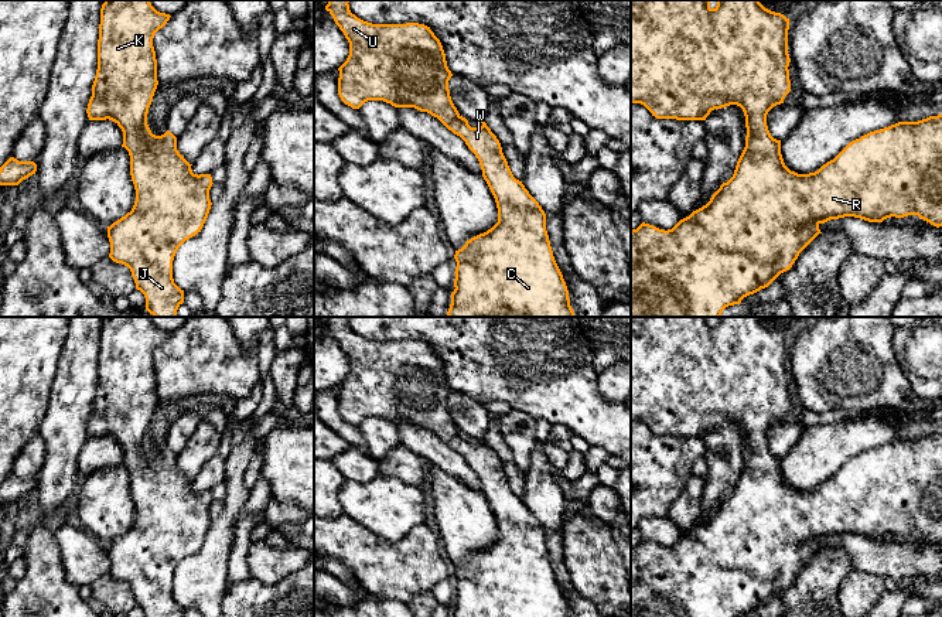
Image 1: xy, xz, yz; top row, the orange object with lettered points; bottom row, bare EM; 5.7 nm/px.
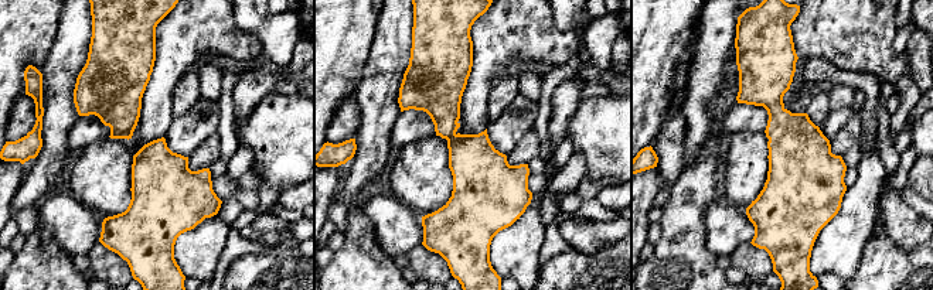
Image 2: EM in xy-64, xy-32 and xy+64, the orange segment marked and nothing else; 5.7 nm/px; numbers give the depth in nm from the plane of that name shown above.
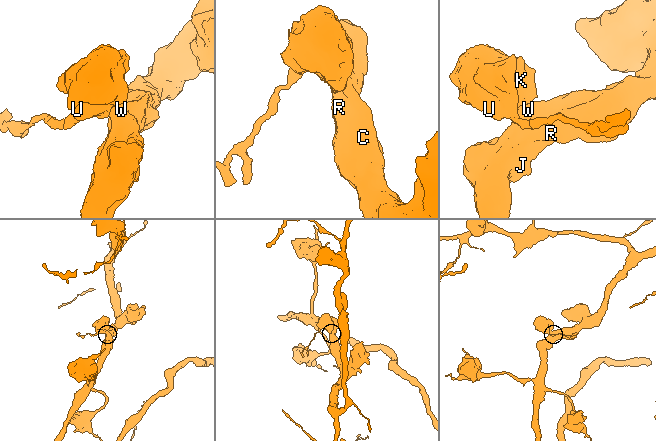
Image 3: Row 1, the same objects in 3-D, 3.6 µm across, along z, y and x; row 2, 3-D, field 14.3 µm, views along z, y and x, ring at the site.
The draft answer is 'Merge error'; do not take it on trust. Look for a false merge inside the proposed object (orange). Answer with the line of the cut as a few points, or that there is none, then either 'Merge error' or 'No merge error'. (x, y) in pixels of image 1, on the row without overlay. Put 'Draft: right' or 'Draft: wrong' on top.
Draft: wrong
No split. No merge error

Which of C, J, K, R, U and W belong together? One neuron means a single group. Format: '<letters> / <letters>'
C J K R U W

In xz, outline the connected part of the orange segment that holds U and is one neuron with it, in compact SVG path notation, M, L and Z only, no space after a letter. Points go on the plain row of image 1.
M330 317L325 327L349 359L349 372L338 385L338 412L352 426L359 426L368 417L383 417L395 425L414 425L437 434L448 447L460 453L479 478L482 494L487 498L498 525L498 539L455 567L457 579L454 609L451 617L570 617L563 592L554 577L546 548L546 531L539 519L529 511L522 498L516 497L502 470L496 453L482 437L481 444L471 444L454 423L448 398L453 393L447 384L446 371L440 357L430 344L419 340L372 341L358 335L349 327L349 317Z

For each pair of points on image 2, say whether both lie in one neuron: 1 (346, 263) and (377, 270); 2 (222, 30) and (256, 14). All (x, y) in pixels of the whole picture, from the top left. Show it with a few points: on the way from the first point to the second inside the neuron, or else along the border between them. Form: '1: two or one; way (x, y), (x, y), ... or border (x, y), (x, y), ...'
1: one; way (353, 270), (370, 270)
2: two; border (232, 14), (237, 26), (249, 33), (259, 47)

